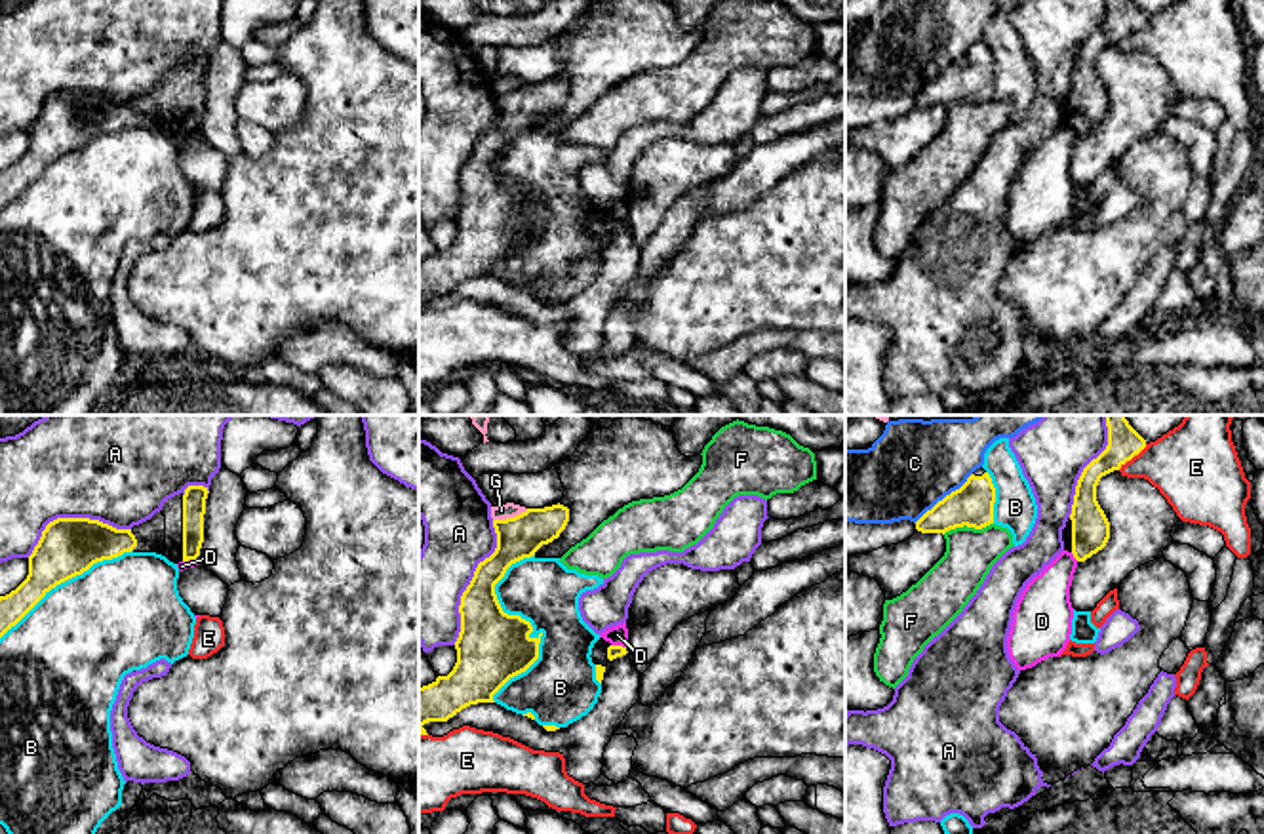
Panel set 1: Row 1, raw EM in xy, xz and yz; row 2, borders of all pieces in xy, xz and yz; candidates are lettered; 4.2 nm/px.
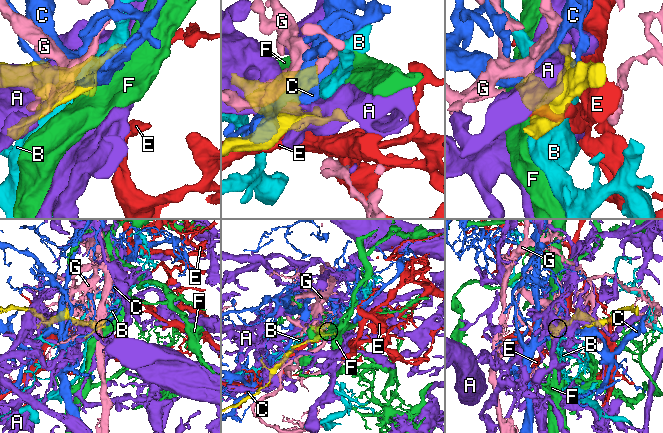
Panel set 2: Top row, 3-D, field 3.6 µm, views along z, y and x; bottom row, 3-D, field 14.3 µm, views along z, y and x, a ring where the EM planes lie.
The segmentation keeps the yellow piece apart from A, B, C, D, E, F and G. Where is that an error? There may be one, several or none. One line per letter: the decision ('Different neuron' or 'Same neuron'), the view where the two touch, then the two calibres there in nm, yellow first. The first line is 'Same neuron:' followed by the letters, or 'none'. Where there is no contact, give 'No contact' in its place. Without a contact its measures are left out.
Same neuron: none
A: Different neuron. Touches yellow in xz. Thickness 240 nm (yellow) against 340 nm
B: Different neuron. Touches yellow in xz. Thickness 300 nm (yellow) against 280 nm
C: Different neuron. Touches yellow in yz. Thickness 180 nm (yellow) against 360 nm
D: Different neuron. Touches yellow in xz. Thickness 60 nm (yellow) against 80 nm
E: Different neuron. Touches yellow in yz. Thickness 140 nm (yellow) against 320 nm
F: Different neuron. Touches yellow in yz. Thickness 180 nm (yellow) against 220 nm
G: Different neuron. Touches yellow in xz. Thickness 180 nm (yellow) against 60 nm

